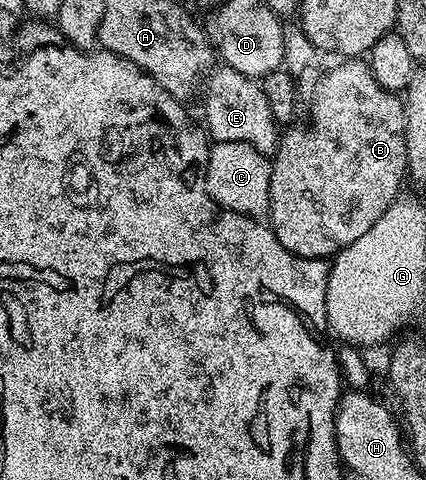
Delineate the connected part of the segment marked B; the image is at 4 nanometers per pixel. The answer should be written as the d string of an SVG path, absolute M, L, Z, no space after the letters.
M348 61L344 69L335 72L333 80L325 87L326 104L315 108L310 116L310 128L296 127L290 125L281 132L278 147L272 156L270 165L270 209L268 212L268 225L276 233L280 245L288 249L288 253L308 257L309 259L329 260L338 252L352 245L352 241L357 241L359 237L364 237L380 217L390 208L390 204L399 198L398 191L404 184L404 176L407 174L406 168L406 151L405 151L405 113L403 111L403 100L393 91L386 91L372 77L372 69L369 62L366 61Z

